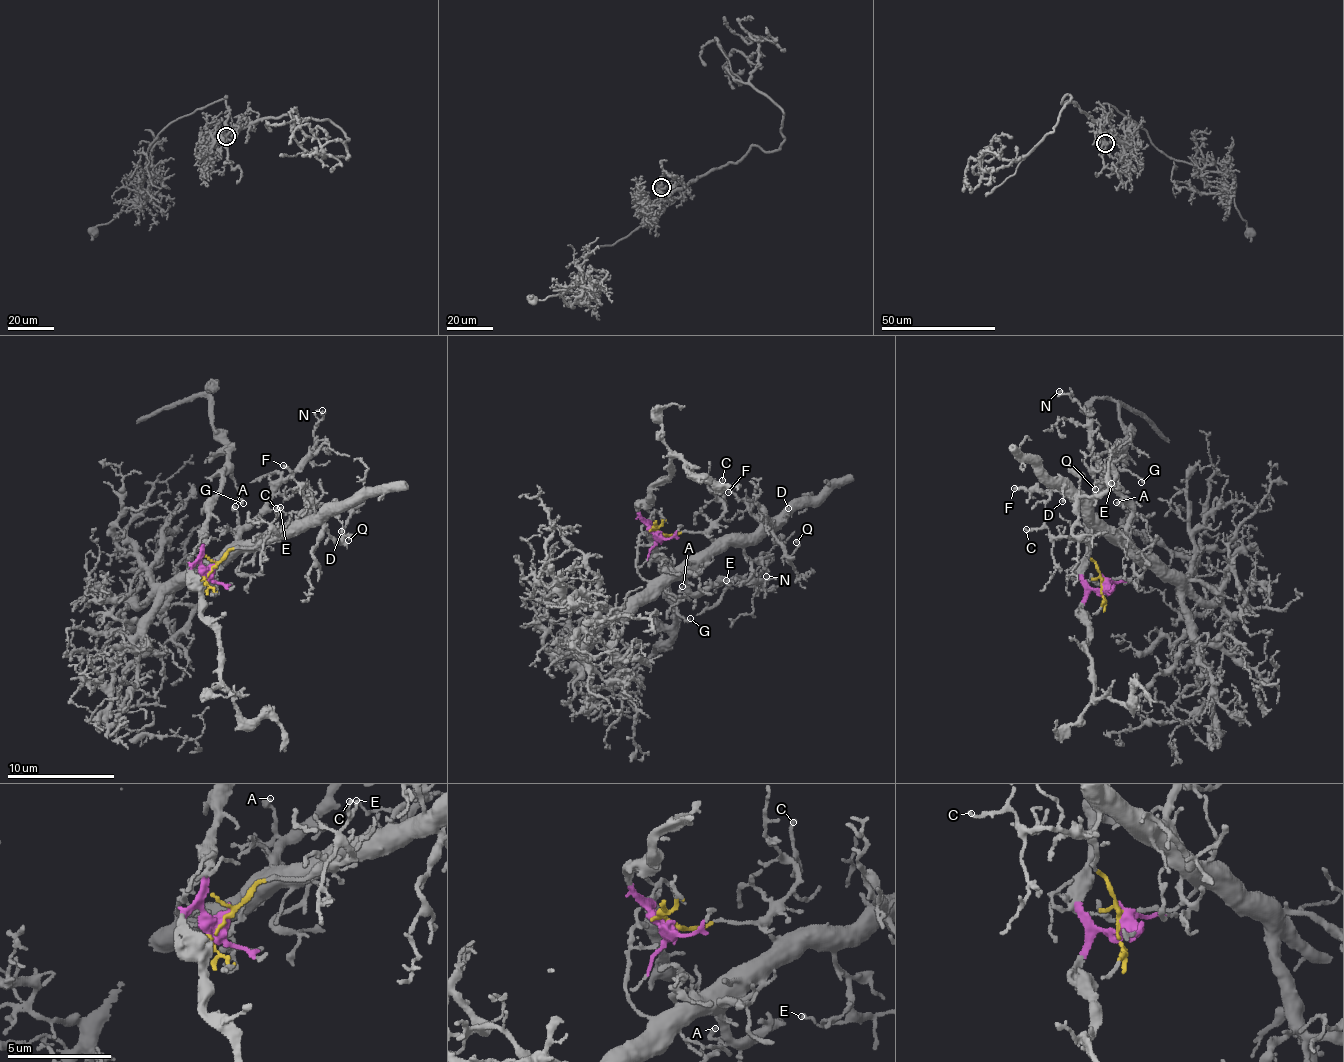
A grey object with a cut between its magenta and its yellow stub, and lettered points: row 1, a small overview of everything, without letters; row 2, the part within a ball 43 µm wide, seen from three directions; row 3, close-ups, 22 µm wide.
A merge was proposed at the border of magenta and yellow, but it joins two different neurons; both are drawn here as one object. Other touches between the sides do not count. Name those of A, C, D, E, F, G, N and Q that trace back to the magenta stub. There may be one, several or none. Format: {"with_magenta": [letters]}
{"with_magenta": ["G"]}

